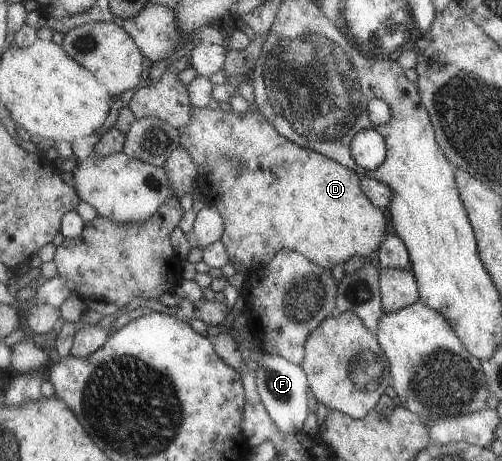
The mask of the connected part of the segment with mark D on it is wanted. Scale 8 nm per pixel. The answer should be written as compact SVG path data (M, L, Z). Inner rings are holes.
M193 106L189 123L178 130L180 145L192 157L197 169L203 163L198 169L201 181L204 178L207 185L213 185L215 197L211 197L211 203L223 218L221 243L236 269L245 267L250 271L257 265L265 265L283 247L301 251L319 267L331 269L337 263L349 261L353 255L368 259L387 237L389 221L383 210L361 189L361 175L357 171L293 143L282 136L261 112L253 113L249 109L247 113L237 113Z

